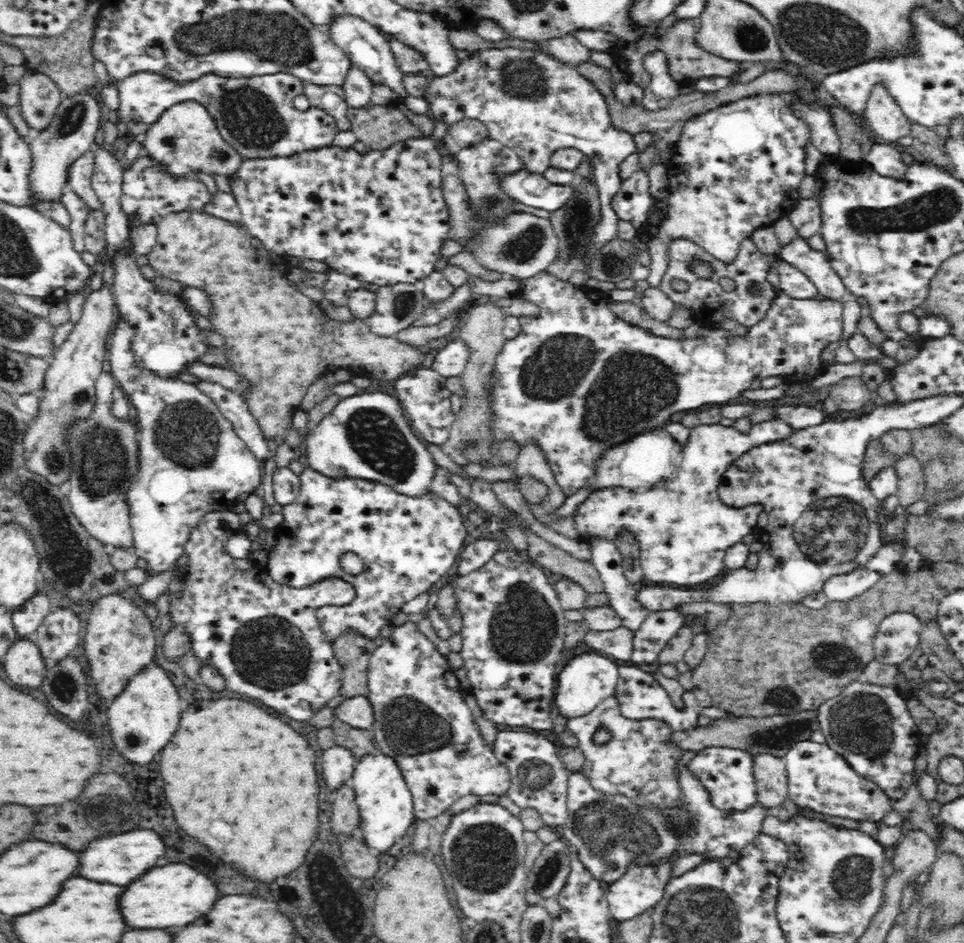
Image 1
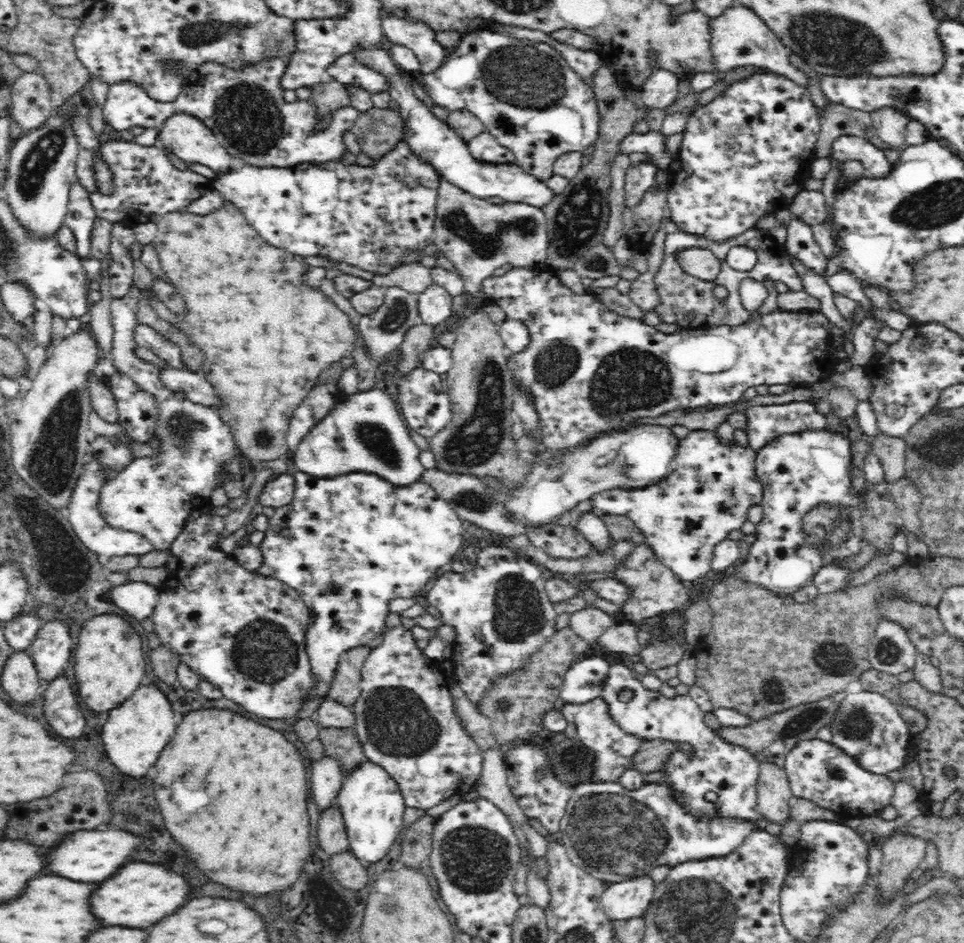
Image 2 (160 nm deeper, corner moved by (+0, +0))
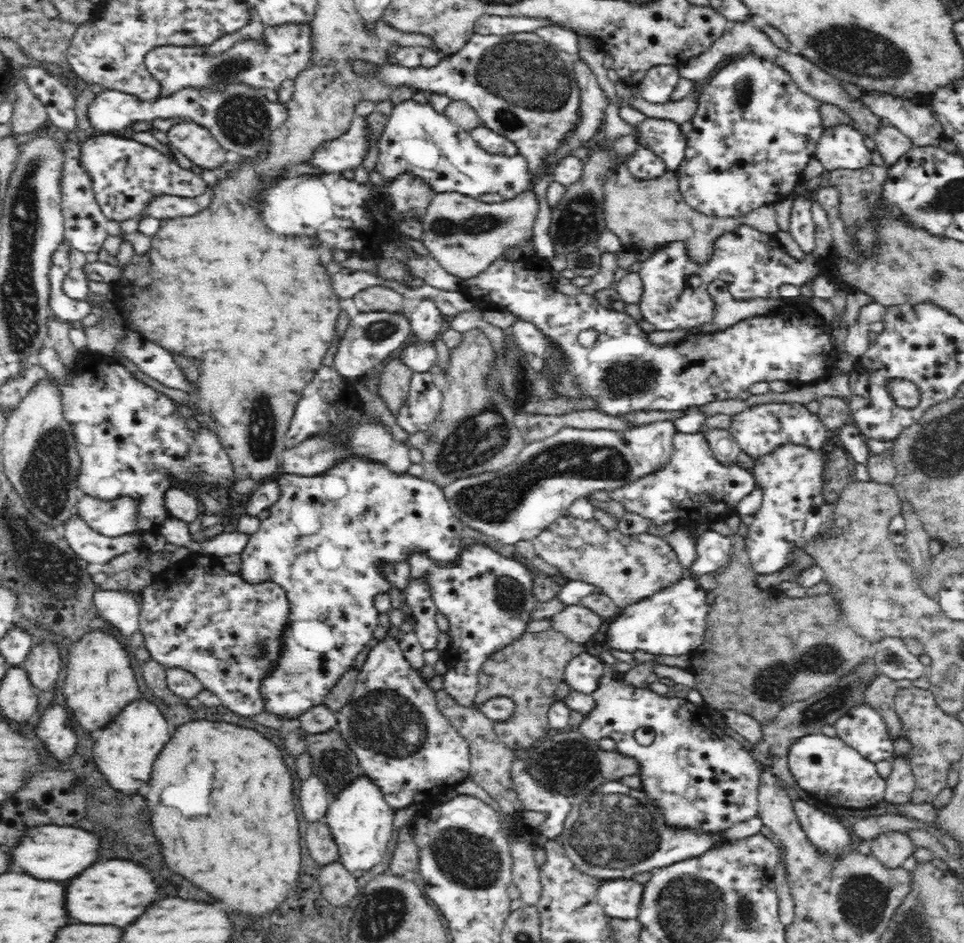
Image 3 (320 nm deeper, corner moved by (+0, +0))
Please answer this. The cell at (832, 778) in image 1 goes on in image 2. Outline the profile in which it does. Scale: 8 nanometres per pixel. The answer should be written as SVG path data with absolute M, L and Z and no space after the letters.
M802 739L787 752L784 770L791 793L813 802L840 818L864 818L878 814L891 804L894 783L886 776L862 770L842 749L820 739Z

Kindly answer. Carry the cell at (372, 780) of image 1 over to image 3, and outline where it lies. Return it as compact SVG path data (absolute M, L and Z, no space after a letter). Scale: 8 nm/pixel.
M362 774L356 777L341 791L334 794L324 820L330 825L336 837L338 851L340 851L339 860L346 870L358 874L382 862L388 850L388 842L392 840L396 814L397 810L386 802L380 785L368 775Z

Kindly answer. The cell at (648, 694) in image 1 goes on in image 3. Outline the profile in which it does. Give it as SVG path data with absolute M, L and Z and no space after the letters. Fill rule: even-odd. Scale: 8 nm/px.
M612 680L591 694L596 708L586 716L579 726L582 734L590 740L611 738L619 753L636 758L640 764L641 788L650 799L665 812L666 823L674 827L692 827L698 831L726 831L732 826L759 817L758 787L760 764L744 746L724 733L710 719L706 709L694 706L687 698L667 698L652 692L647 687L637 687L625 680ZM638 728L649 728L654 732L654 741L648 746L634 739Z

